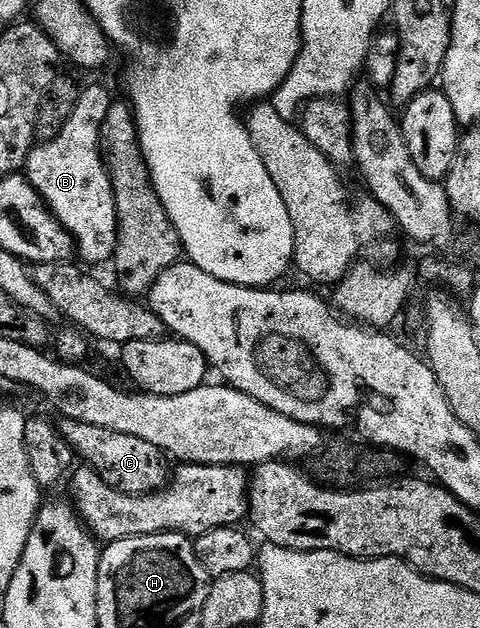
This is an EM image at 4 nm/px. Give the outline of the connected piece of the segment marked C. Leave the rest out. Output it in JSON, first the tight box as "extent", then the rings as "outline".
{"extent":[57,418,169,494],"outline":[[[68,418],[60,419],[57,424],[57,429],[62,438],[65,440],[67,446],[70,447],[70,449],[76,455],[78,455],[78,457],[80,454],[80,456],[83,457],[85,461],[87,461],[84,463],[86,463],[86,465],[90,467],[90,469],[97,471],[97,473],[99,473],[99,475],[101,476],[101,480],[105,480],[105,484],[109,484],[115,490],[120,490],[122,494],[152,494],[154,490],[164,489],[169,481],[169,470],[167,474],[167,466],[165,463],[163,463],[163,461],[165,461],[165,455],[163,451],[156,448],[156,446],[154,446],[153,444],[149,444],[148,441],[141,440],[140,437],[129,436],[128,433],[113,432],[112,429],[100,428],[93,424],[83,424],[81,421],[69,420]]]}

